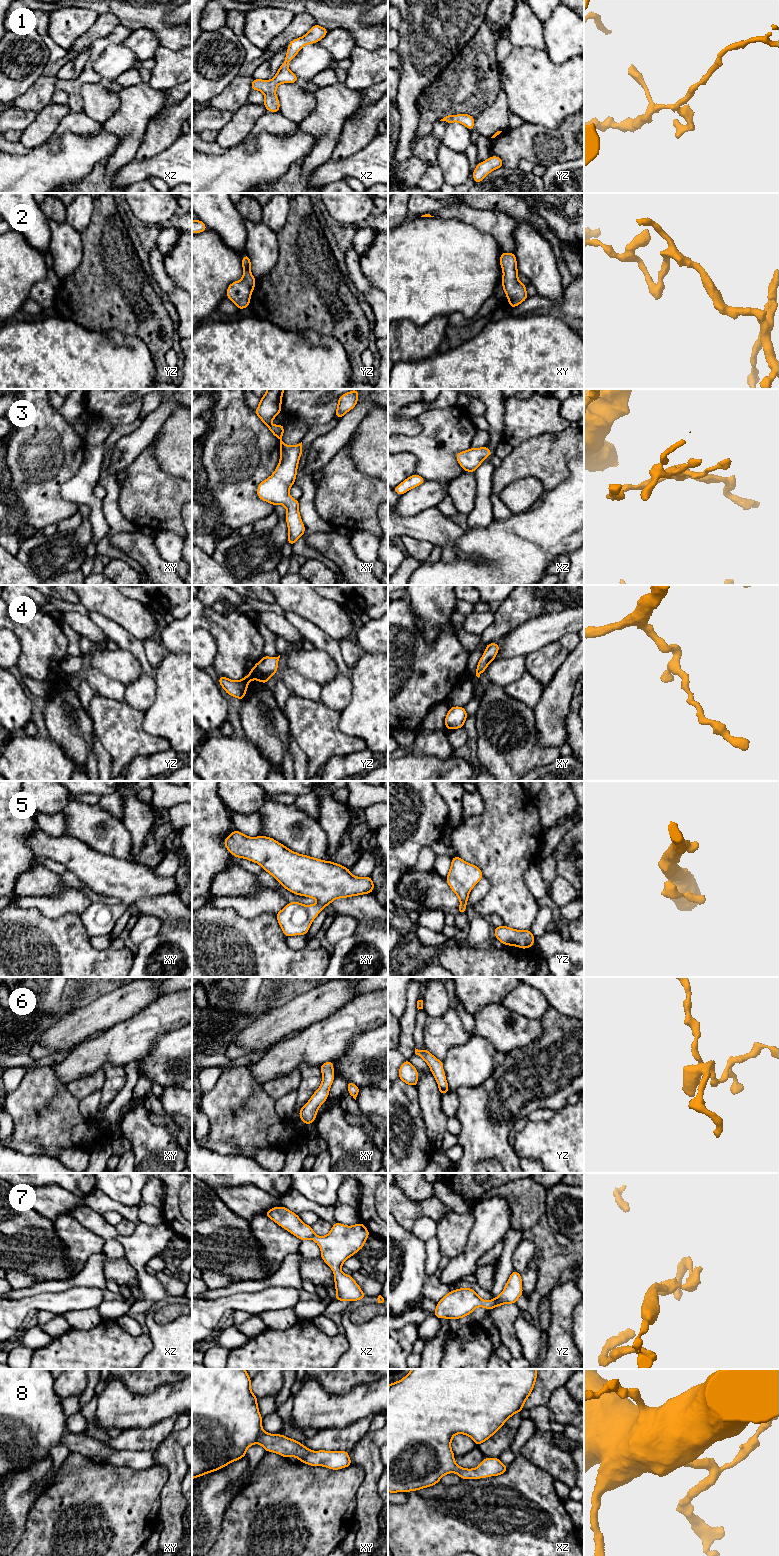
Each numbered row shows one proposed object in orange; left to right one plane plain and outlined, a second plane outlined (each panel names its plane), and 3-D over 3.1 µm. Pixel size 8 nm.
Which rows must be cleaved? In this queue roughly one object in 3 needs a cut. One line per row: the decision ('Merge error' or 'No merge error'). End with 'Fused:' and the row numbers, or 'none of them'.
1: No merge error
2: No merge error
3: No merge error
4: No merge error
5: No merge error
6: No merge error
7: No merge error
8: No merge error
Fused: none of them

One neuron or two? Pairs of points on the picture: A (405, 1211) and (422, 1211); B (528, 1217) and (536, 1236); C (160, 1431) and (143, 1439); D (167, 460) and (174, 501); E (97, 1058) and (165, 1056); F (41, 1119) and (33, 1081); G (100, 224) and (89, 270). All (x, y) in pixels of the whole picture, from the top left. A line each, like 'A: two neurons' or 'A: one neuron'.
A: one neuron
B: two neurons
C: one neuron
D: two neurons
E: two neurons
F: one neuron
G: one neuron

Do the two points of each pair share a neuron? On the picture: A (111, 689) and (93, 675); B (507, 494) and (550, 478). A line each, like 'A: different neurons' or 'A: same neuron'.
A: same neuron
B: different neurons

